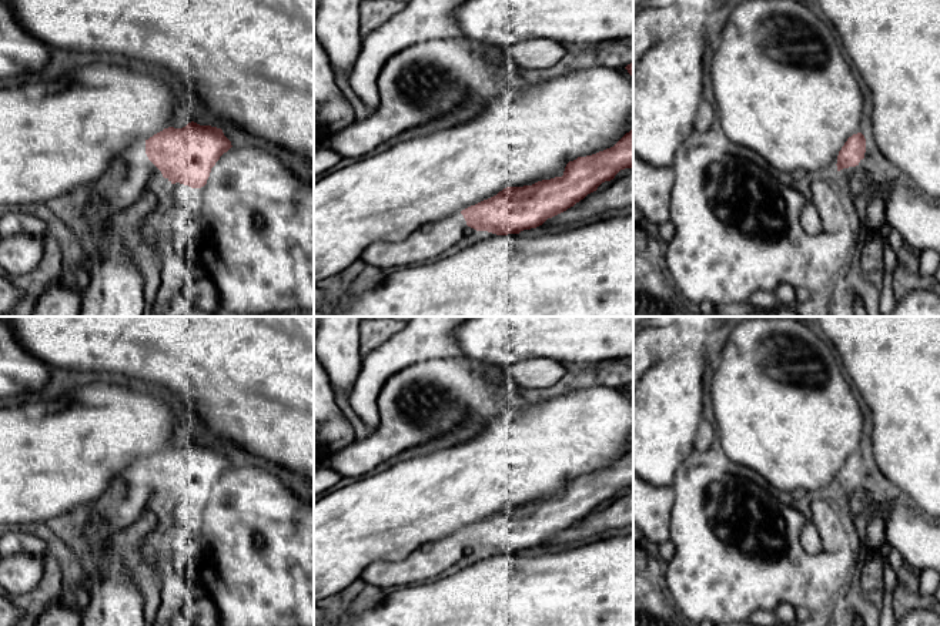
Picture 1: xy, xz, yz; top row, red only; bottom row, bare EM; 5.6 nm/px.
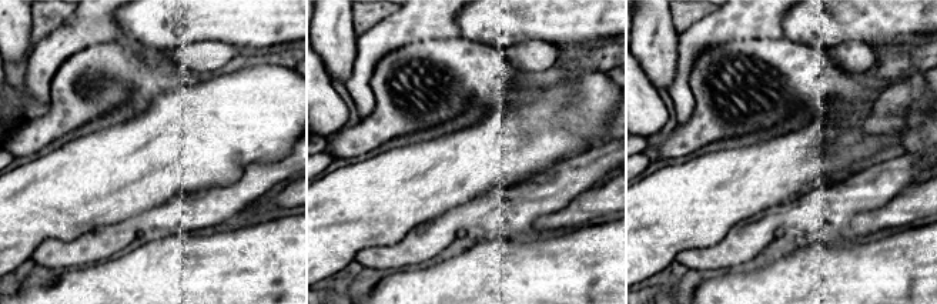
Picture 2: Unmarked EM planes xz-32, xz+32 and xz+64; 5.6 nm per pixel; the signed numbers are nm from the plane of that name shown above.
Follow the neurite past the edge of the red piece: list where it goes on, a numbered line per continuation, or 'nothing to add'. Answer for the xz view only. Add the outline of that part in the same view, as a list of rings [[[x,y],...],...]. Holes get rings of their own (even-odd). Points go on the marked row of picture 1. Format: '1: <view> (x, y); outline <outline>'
1: xz (425, 244); outline [[[461,212],[425,224],[398,242],[377,241],[368,245],[361,260],[378,268],[405,268],[435,261],[466,232]]]

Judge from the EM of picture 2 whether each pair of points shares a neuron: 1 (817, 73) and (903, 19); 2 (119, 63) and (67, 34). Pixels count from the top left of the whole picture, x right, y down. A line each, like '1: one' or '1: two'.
1: two
2: two

